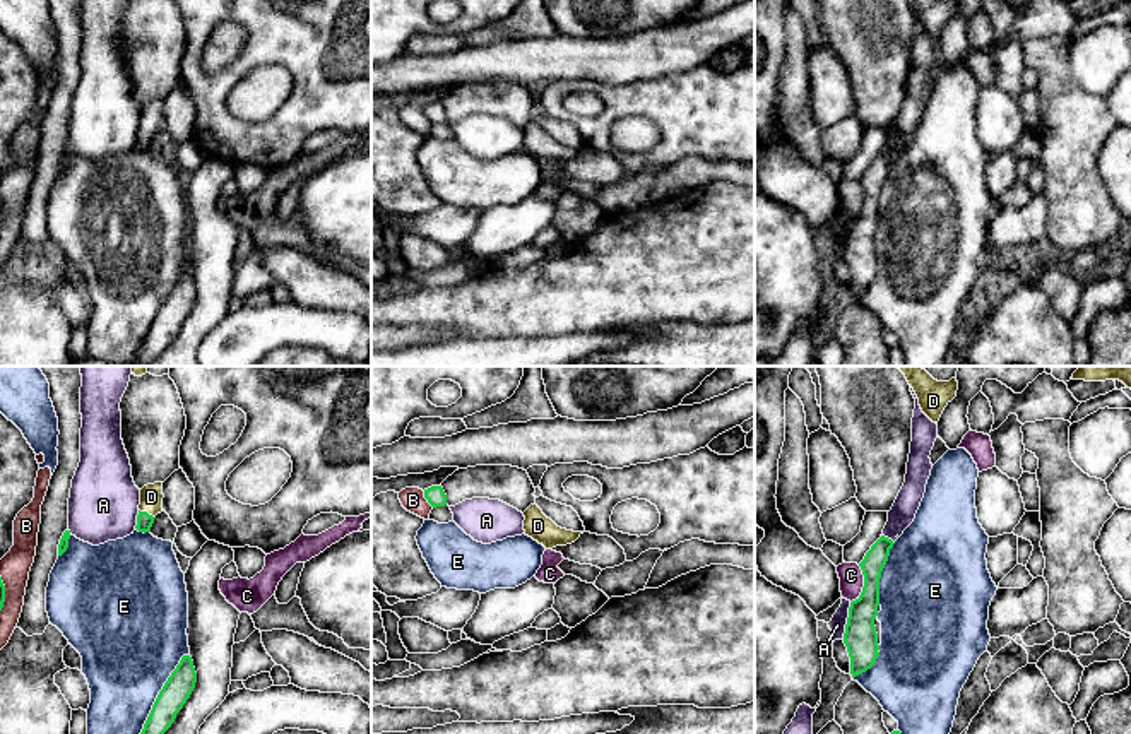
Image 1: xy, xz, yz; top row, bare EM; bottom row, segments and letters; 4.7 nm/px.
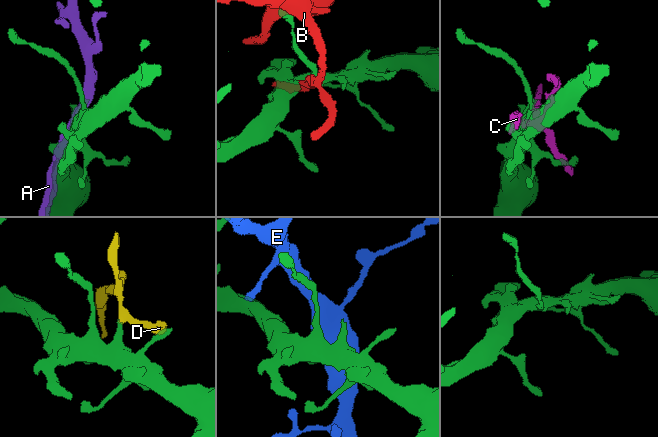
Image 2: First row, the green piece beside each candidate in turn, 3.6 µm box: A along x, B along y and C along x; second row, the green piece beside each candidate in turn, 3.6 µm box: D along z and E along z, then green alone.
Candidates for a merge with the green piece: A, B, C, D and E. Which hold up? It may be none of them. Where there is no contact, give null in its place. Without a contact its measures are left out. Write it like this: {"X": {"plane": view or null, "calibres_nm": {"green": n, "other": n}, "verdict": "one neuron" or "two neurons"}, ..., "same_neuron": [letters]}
{"A": {"plane": "yz", "calibres_nm": {"green": 160, "other": 80}, "verdict": "two neurons"}, "B": {"plane": "xz", "calibres_nm": {"green": 90, "other": 110}, "verdict": "two neurons"}, "C": {"plane": "yz", "calibres_nm": {"green": 150, "other": 110}, "verdict": "two neurons"}, "D": {"plane": "xy", "calibres_nm": {"green": 80, "other": 110}, "verdict": "one neuron"}, "E": {"plane": "xy", "calibres_nm": {"green": 140, "other": 440}, "verdict": "two neurons"}, "same_neuron": ["D"]}

